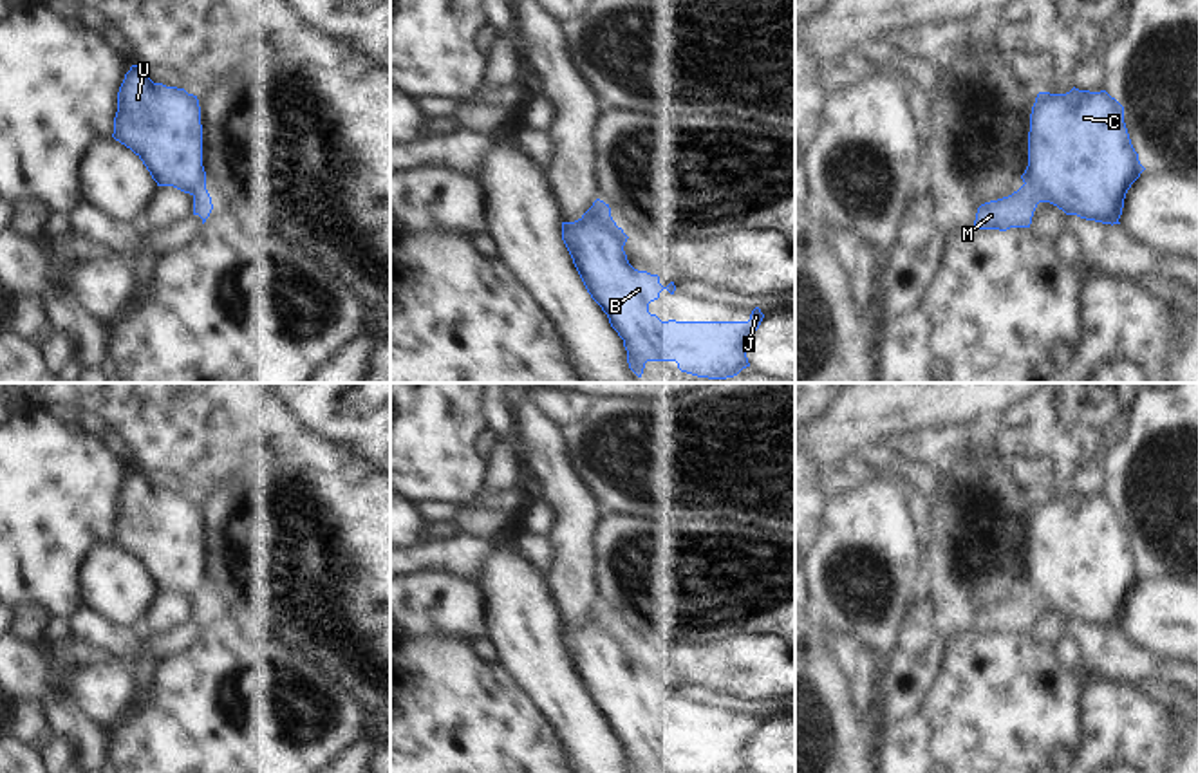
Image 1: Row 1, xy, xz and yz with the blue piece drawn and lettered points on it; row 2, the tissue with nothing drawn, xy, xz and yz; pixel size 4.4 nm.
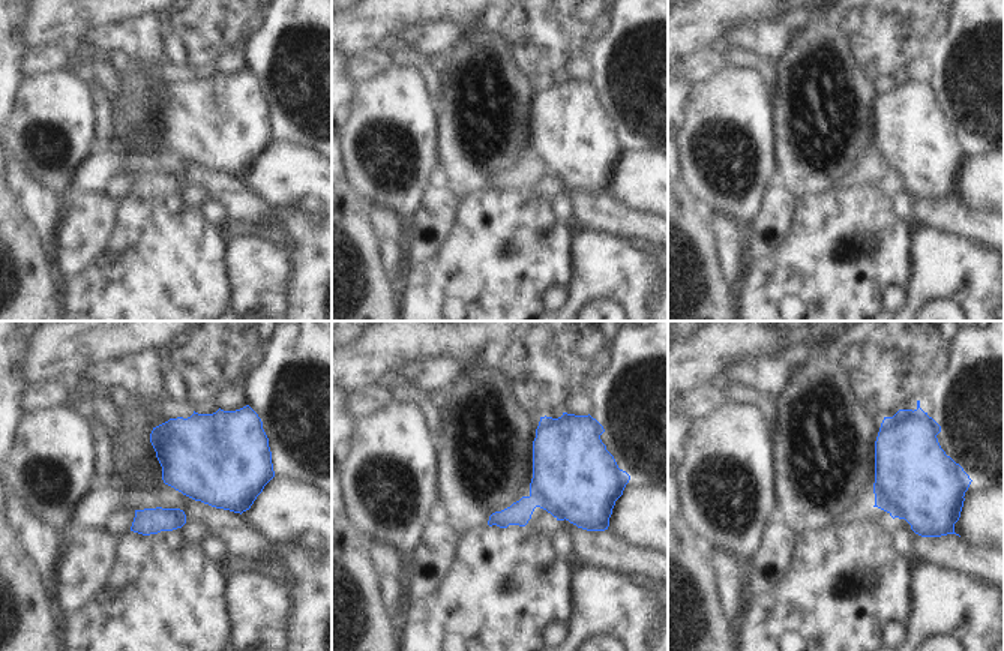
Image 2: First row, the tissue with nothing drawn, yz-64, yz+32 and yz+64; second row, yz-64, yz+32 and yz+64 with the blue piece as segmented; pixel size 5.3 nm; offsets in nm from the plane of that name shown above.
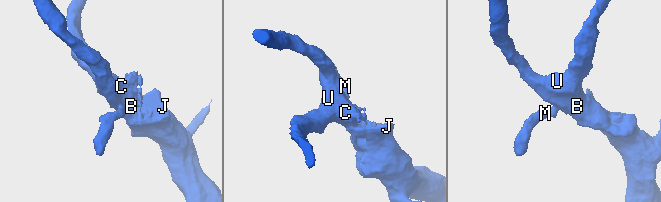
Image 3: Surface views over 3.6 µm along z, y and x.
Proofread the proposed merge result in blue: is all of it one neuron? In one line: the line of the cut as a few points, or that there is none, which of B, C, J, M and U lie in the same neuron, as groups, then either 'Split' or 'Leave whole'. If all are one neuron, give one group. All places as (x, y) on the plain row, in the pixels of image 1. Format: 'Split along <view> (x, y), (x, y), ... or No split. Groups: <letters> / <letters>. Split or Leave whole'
Split along yz (1025, 587), (1039, 605). Groups: B C J U / M. Split.

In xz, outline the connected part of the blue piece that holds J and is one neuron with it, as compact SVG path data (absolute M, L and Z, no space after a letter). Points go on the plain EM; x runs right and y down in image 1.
M593 610L575 627L562 627L562 645L573 668L591 699L607 719L611 731L623 744L629 773L645 773L647 766L676 766L678 773L746 773L746 750L759 733L764 719L755 712L748 726L661 726L649 717L649 708L667 694L674 699L676 690L660 688L658 679L634 674L623 650L627 639L613 621L598 618Z

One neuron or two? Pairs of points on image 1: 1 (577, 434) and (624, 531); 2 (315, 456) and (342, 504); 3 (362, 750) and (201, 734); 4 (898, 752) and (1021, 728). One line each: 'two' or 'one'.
1: two
2: one
3: two
4: one

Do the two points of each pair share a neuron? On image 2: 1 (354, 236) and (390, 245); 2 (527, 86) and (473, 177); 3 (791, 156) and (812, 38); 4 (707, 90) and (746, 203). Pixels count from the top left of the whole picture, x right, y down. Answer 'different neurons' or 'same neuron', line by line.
1: different neurons
2: same neuron
3: same neuron
4: same neuron

